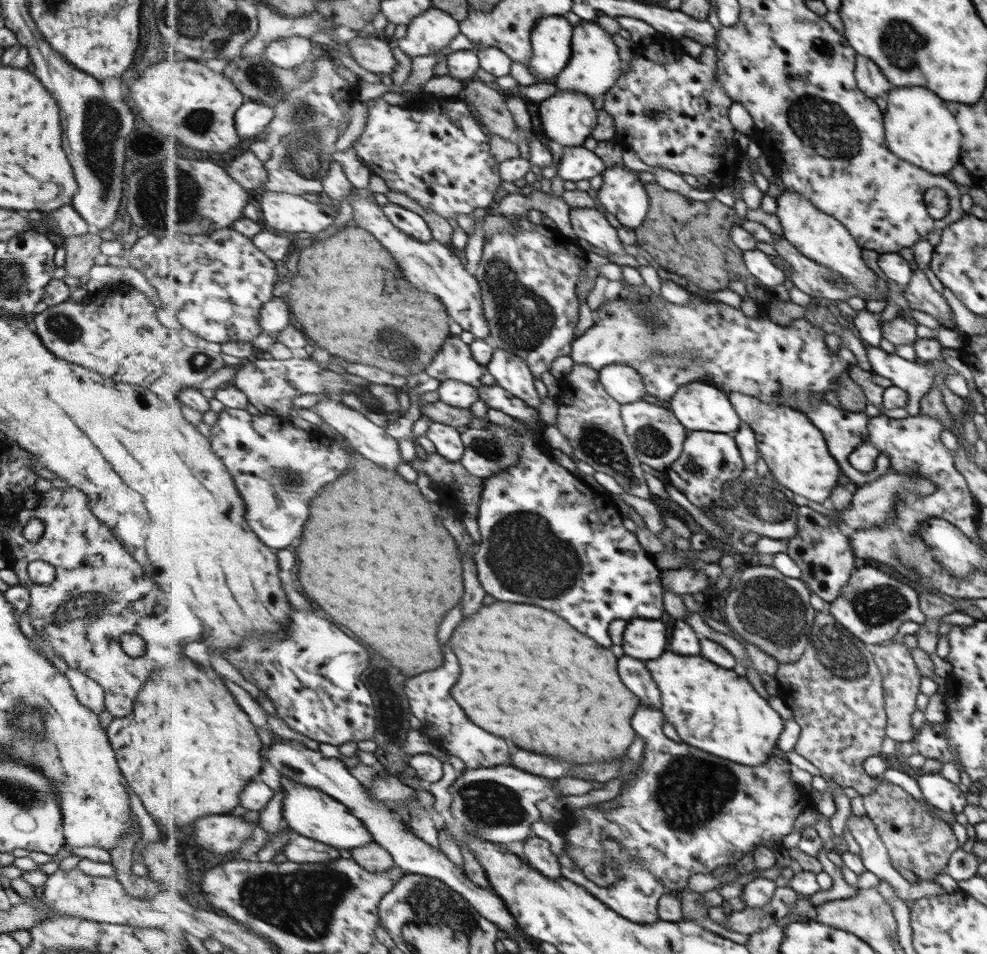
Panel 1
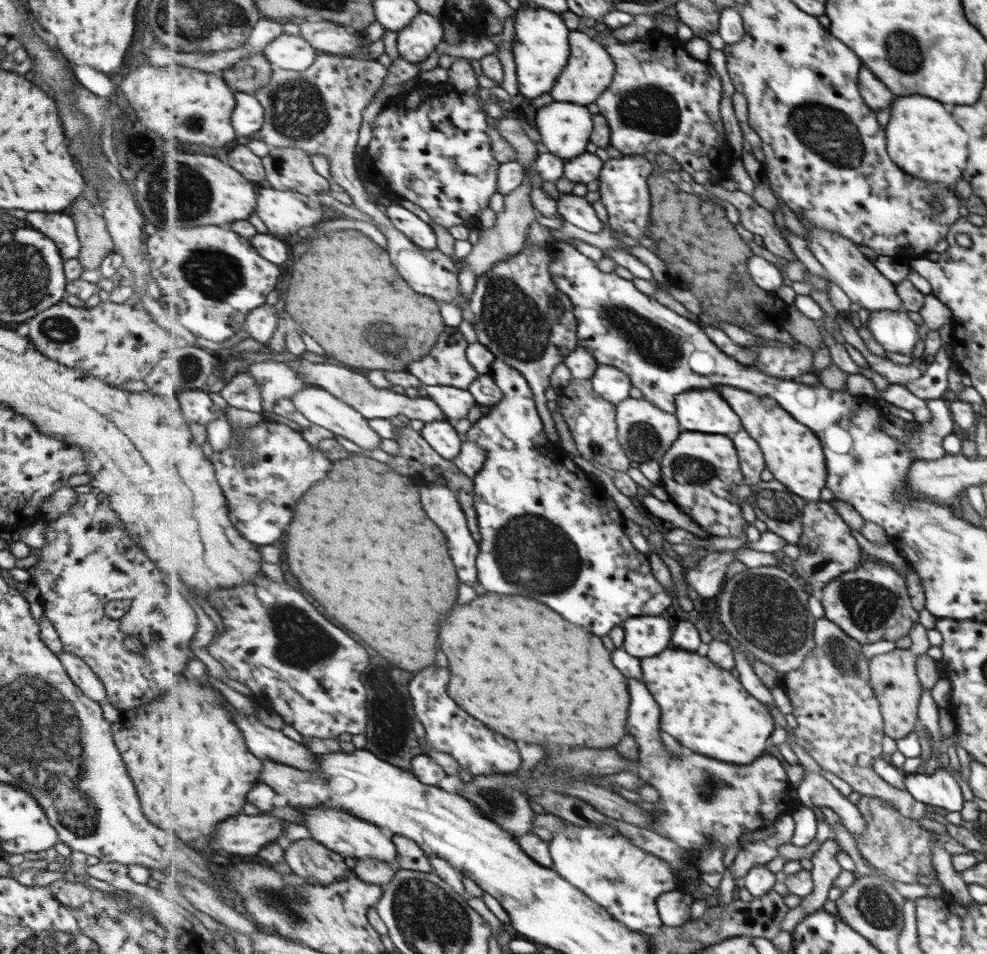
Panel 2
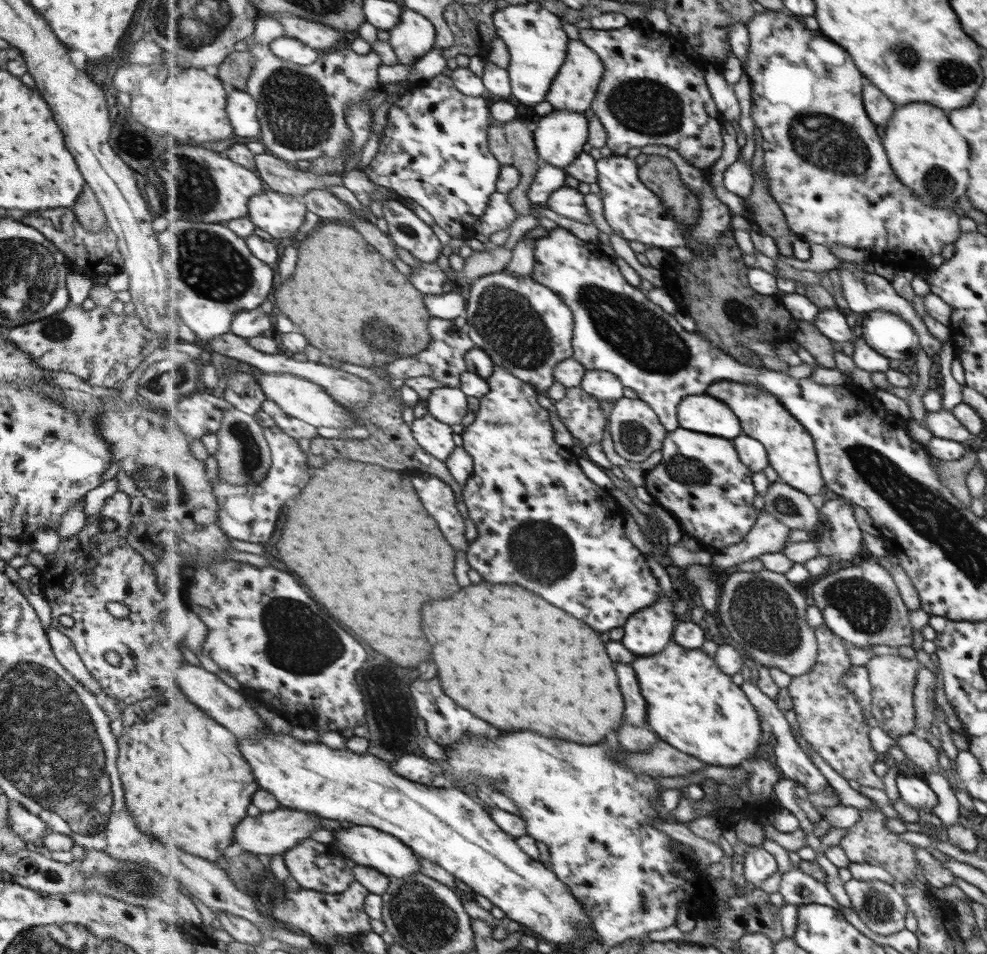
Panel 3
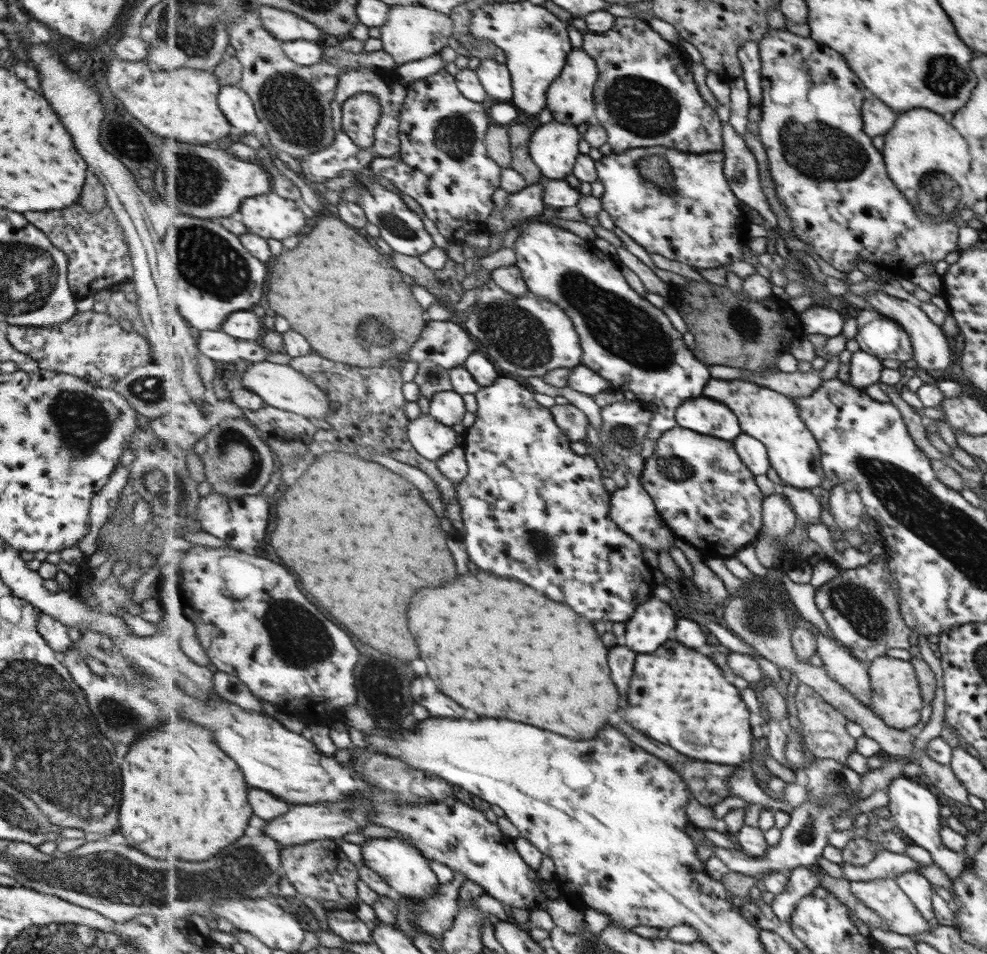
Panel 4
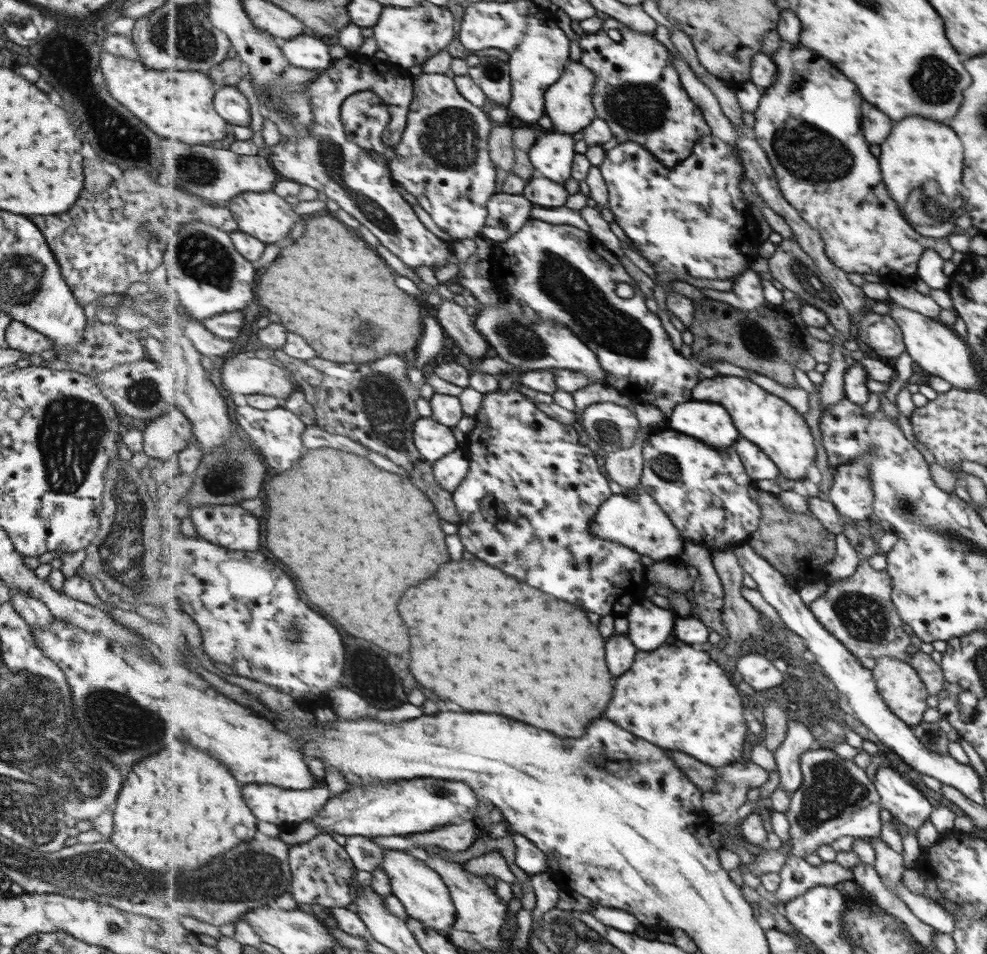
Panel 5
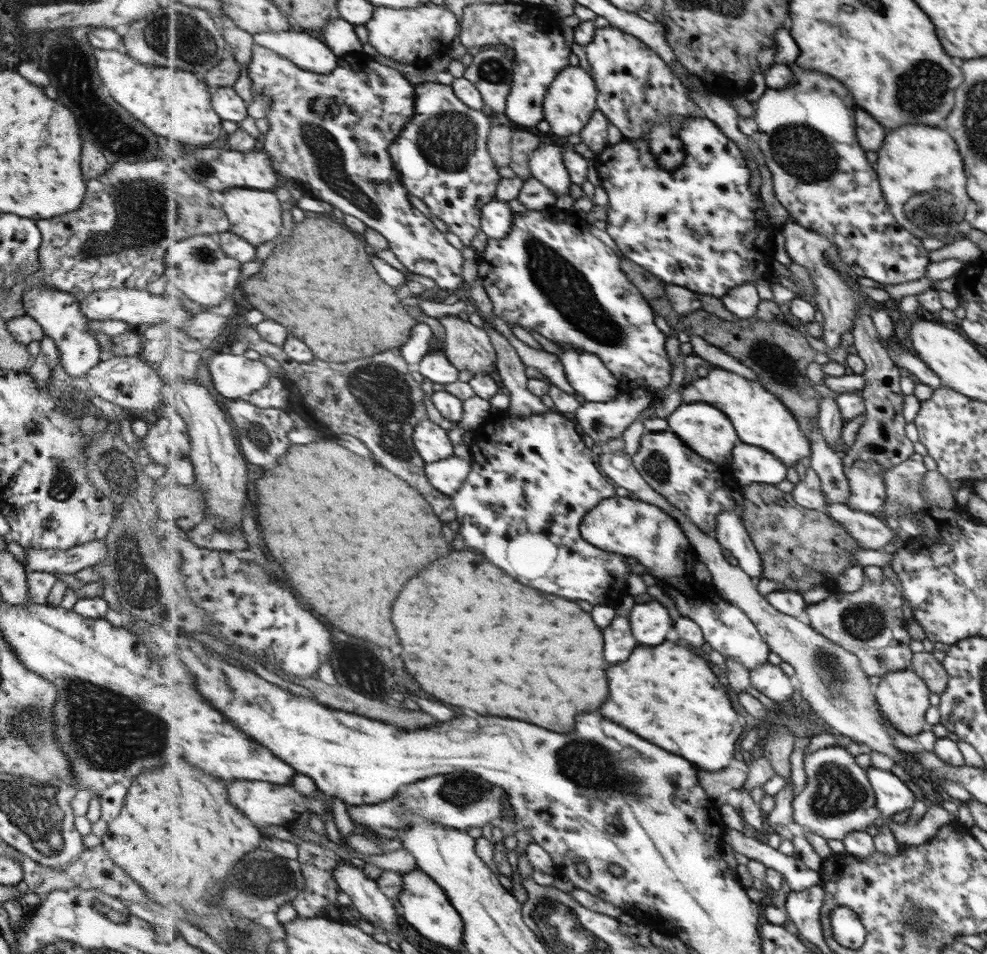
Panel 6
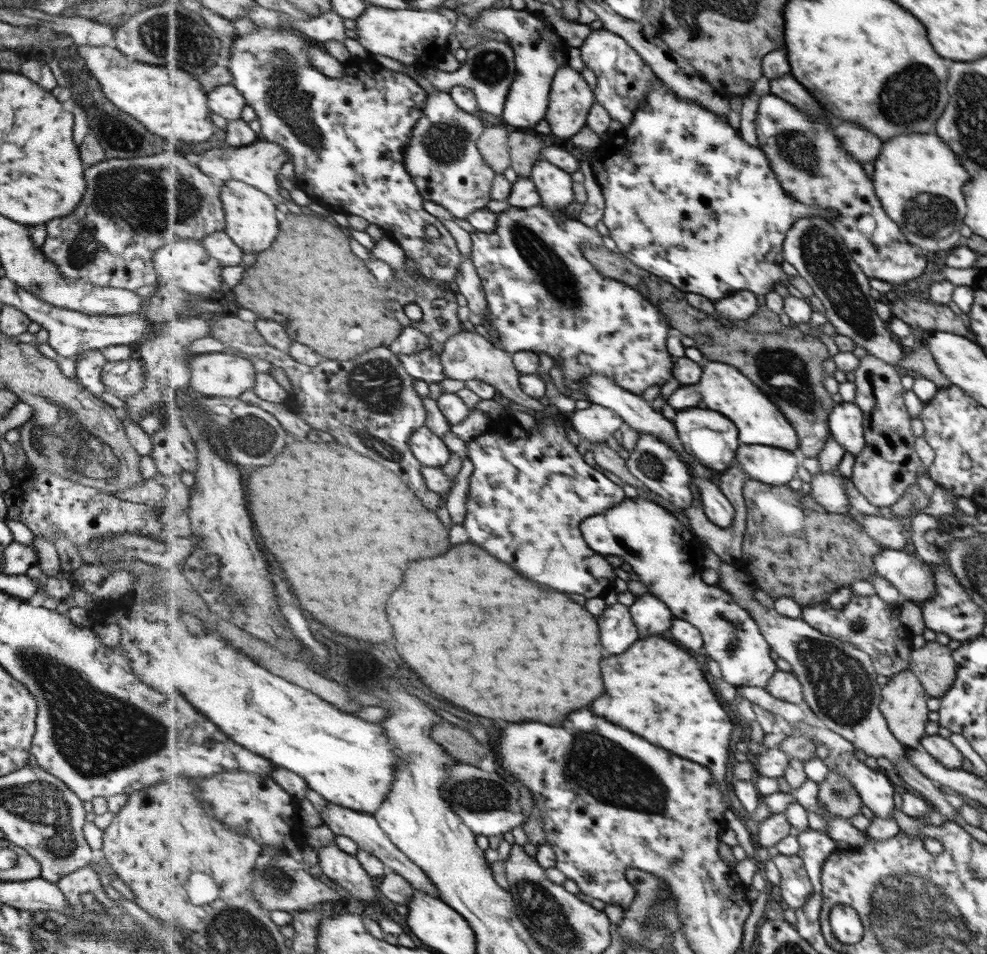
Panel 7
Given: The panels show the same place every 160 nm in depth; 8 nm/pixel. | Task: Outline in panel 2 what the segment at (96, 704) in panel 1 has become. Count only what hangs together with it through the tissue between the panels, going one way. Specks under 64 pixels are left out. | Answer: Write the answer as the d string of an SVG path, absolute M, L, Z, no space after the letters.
M62 649L56 657L63 670L65 670L67 677L85 697L99 704L105 702L106 695L103 685L93 675L89 667L85 665L85 662Z

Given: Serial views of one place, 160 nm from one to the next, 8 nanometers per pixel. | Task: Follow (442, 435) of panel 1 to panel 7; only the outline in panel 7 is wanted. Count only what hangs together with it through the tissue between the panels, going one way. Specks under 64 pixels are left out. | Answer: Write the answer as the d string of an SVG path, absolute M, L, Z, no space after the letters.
M418 428L411 437L410 445L423 466L437 468L445 466L451 460L447 444L431 428Z

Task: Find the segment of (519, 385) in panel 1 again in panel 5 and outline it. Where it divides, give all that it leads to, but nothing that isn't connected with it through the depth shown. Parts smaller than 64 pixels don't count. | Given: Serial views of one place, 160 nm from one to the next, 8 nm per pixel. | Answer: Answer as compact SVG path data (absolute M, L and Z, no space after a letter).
M510 388L507 391L499 389L497 392L484 394L481 410L475 420L474 428L468 433L466 446L467 455L470 459L470 472L453 493L456 507L462 516L458 524L459 532L457 534L463 538L463 544L467 546L467 550L477 554L481 560L487 560L487 564L491 564L495 568L503 568L503 572L507 572L507 574L511 574L511 576L515 576L515 578L519 578L519 580L523 580L535 588L541 588L545 592L549 590L551 594L555 592L561 600L567 600L571 604L579 604L581 608L595 612L595 614L601 614L601 616L619 618L621 614L627 614L633 604L641 604L645 600L647 586L651 584L645 575L646 566L641 564L642 554L618 542L605 540L592 531L591 523L594 522L595 515L599 512L602 504L614 494L609 488L609 480L599 470L595 456L591 456L587 452L585 445L579 444L579 434L577 434L575 427L555 420L555 417L543 412L535 402L515 388Z

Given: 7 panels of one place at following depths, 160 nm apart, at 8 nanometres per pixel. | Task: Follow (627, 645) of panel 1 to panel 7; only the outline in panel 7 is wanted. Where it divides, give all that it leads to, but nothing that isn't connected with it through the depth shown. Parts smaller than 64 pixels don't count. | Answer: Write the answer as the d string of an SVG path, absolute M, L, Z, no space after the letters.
M653 594L639 596L637 602L631 606L631 614L633 614L633 620L635 620L641 636L661 634L673 626L671 610L667 608L665 602L661 602Z

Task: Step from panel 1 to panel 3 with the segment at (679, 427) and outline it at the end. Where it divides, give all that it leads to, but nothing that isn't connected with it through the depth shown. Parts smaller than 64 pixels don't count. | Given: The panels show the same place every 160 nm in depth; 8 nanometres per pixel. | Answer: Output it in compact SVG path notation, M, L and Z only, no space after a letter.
M623 397L617 400L610 412L609 423L616 453L633 466L645 462L653 453L661 452L668 435L668 430L655 409L639 398Z

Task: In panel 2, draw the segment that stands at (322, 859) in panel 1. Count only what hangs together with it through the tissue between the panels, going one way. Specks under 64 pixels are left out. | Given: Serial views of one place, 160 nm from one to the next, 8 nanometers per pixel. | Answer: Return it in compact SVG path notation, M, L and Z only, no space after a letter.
M312 837L287 843L285 856L293 872L311 883L328 885L346 879L351 872L342 854L327 848Z

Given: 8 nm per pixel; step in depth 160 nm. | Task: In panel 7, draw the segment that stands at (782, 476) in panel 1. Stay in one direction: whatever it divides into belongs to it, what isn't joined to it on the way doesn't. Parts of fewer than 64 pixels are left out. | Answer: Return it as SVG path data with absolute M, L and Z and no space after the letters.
M709 361L704 366L704 370L703 380L699 384L683 386L673 396L670 395L667 398L669 408L673 406L675 410L685 410L685 408L699 406L703 402L707 408L715 408L717 412L731 416L731 420L735 424L739 424L743 443L784 448L791 452L800 448L800 438L794 425L791 424L779 405L775 404L770 396L767 396L746 373L743 373L735 365L723 364L721 361Z

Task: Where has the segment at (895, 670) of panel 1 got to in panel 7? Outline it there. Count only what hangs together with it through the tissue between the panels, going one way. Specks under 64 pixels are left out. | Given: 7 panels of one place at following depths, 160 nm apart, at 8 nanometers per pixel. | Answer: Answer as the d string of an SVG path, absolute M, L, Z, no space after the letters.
M909 670L892 675L881 687L880 696L878 710L883 715L891 735L905 748L915 748L923 737L923 726L927 722L925 694L923 694L923 688L921 688L918 678Z

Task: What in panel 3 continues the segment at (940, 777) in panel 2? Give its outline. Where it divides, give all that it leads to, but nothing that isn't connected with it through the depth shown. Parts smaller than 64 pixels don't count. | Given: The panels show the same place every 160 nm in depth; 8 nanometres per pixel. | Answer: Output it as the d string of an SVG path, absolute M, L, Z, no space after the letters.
M902 773L895 777L895 784L901 802L905 802L905 806L908 806L911 810L915 810L915 812L929 811L937 805L937 796L927 785L925 779Z

